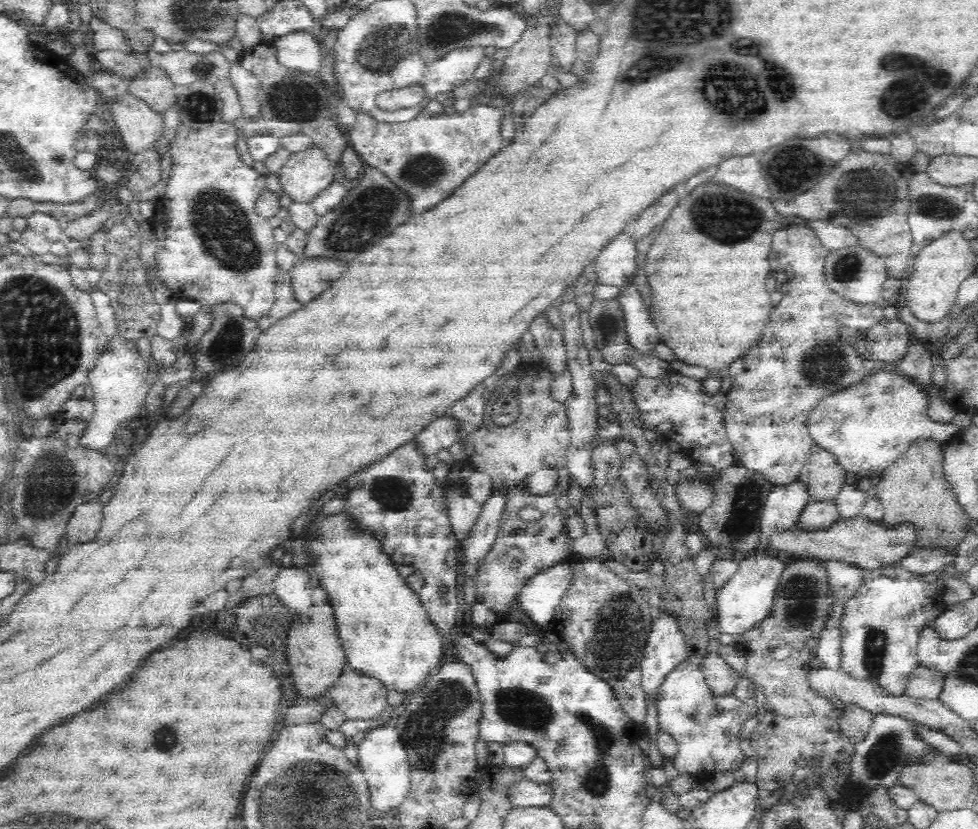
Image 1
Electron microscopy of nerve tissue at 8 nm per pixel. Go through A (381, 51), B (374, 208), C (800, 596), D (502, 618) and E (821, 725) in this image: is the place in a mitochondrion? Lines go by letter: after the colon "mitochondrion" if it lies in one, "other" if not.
A: mitochondrion
B: mitochondrion
C: mitochondrion
D: other
E: other

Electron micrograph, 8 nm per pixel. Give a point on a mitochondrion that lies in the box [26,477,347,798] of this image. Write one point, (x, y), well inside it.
(164, 738)

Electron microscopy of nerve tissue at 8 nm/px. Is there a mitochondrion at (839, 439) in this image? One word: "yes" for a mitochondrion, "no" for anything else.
no

